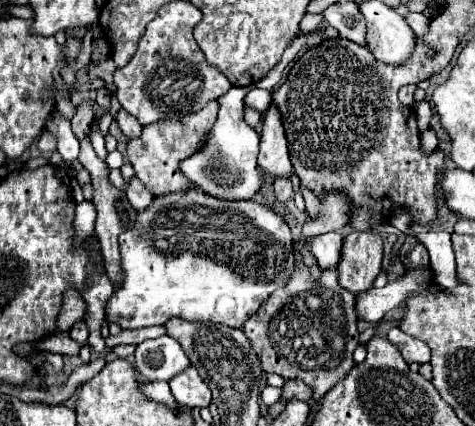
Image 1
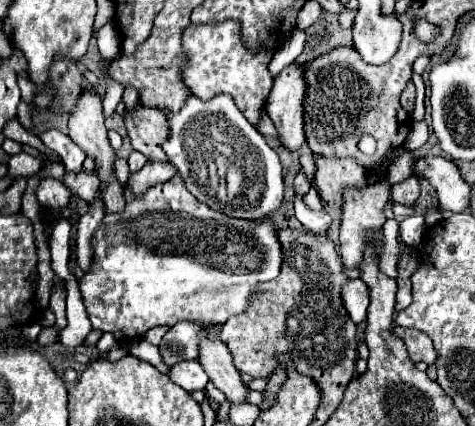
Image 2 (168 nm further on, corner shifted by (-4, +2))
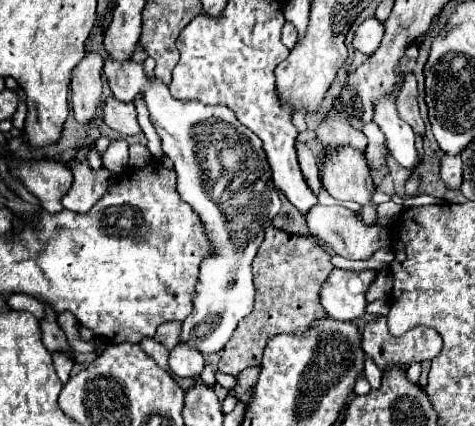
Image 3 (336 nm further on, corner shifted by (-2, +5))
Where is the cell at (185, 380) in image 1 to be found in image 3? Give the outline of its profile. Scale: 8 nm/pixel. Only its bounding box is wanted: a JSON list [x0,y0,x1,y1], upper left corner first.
[170,345,204,377]

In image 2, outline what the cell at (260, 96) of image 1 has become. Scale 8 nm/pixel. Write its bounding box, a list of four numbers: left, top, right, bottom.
[268,32,306,78]

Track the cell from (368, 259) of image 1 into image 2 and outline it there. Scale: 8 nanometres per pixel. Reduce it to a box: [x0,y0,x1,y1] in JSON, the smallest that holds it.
[340,180,390,268]

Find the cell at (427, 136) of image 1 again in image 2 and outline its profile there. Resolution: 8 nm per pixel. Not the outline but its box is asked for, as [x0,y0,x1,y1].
[388,150,416,184]

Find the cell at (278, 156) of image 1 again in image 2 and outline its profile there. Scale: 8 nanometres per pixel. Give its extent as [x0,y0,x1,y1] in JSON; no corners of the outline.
[266,64,306,152]

